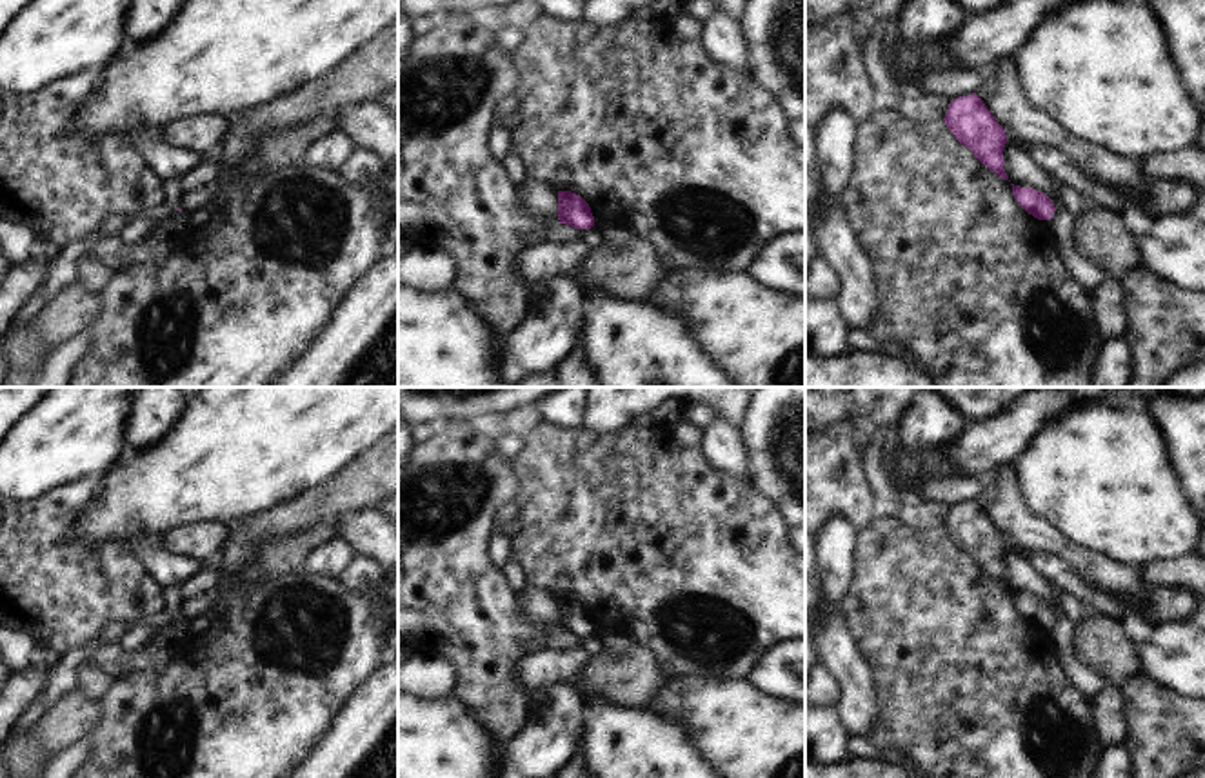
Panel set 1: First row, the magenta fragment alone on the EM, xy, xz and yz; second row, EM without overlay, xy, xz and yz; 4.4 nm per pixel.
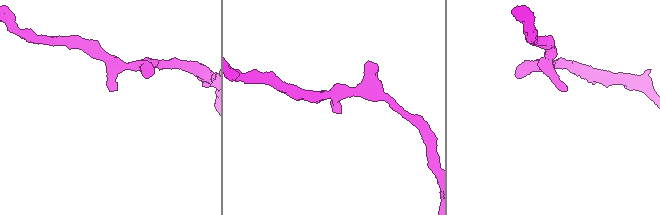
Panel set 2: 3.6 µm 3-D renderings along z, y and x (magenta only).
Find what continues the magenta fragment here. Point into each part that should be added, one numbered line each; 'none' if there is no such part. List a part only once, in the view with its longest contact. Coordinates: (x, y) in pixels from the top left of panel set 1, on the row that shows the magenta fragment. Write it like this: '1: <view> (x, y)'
none

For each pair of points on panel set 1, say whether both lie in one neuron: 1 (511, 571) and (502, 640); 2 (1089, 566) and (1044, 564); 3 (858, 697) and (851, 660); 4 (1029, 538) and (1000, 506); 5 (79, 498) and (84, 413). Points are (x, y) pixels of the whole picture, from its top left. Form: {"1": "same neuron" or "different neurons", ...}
{"1": "different neurons", "2": "different neurons", "3": "same neuron", "4": "same neuron", "5": "different neurons"}

